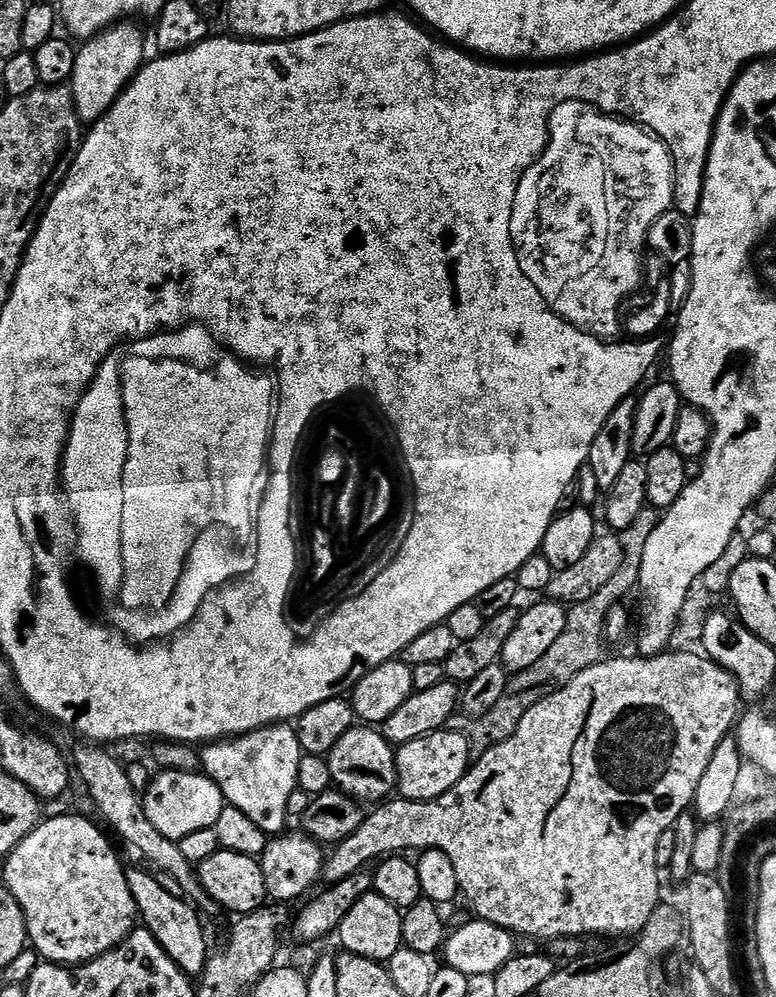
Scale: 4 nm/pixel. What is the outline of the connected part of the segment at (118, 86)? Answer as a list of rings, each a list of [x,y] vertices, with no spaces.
[[[118,22],[101,33],[89,37],[77,49],[70,87],[76,112],[86,124],[96,123],[113,107],[137,75],[146,60],[144,36],[132,22]]]

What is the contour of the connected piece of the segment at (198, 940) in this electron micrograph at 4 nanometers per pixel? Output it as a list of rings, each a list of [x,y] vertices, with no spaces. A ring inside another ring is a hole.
[[[140,868],[127,869],[128,873],[128,885],[132,891],[132,897],[136,903],[136,910],[139,919],[142,921],[143,927],[150,930],[150,934],[155,940],[159,942],[162,946],[162,950],[166,955],[171,958],[175,964],[185,972],[190,978],[200,978],[203,977],[205,973],[205,968],[210,959],[210,951],[208,952],[208,940],[204,937],[204,924],[205,921],[202,919],[201,913],[197,911],[195,907],[192,907],[181,898],[171,887],[163,888],[154,877],[148,872],[143,872]]]

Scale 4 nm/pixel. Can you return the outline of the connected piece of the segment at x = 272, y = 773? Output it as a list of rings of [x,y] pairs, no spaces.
[[[285,722],[247,732],[244,736],[209,743],[200,752],[200,763],[203,775],[209,776],[220,787],[229,805],[242,810],[242,814],[246,814],[246,818],[250,818],[250,822],[254,822],[263,832],[280,834],[285,831],[284,823],[290,820],[290,798],[298,791],[301,755],[296,729]]]

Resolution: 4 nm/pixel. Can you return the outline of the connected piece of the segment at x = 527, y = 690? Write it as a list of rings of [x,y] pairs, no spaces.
[[[647,506],[644,507],[638,518],[635,518],[634,524],[629,529],[619,533],[621,546],[624,547],[624,561],[615,571],[614,578],[610,579],[610,582],[603,586],[602,590],[594,594],[592,598],[585,601],[578,600],[568,608],[566,630],[562,630],[560,637],[554,641],[554,646],[550,646],[550,650],[546,650],[546,654],[542,654],[542,658],[538,658],[535,674],[531,671],[518,672],[509,679],[504,691],[505,701],[517,700],[522,706],[521,709],[530,709],[538,701],[547,698],[551,692],[559,692],[570,681],[579,680],[580,675],[588,671],[590,666],[601,663],[602,657],[605,655],[603,652],[604,644],[606,645],[605,624],[607,616],[613,607],[624,600],[622,599],[623,596],[631,588],[633,591],[639,585],[642,554],[646,550],[646,542],[650,538],[650,534],[654,534],[654,530],[660,525],[661,519],[661,513],[657,509]]]

